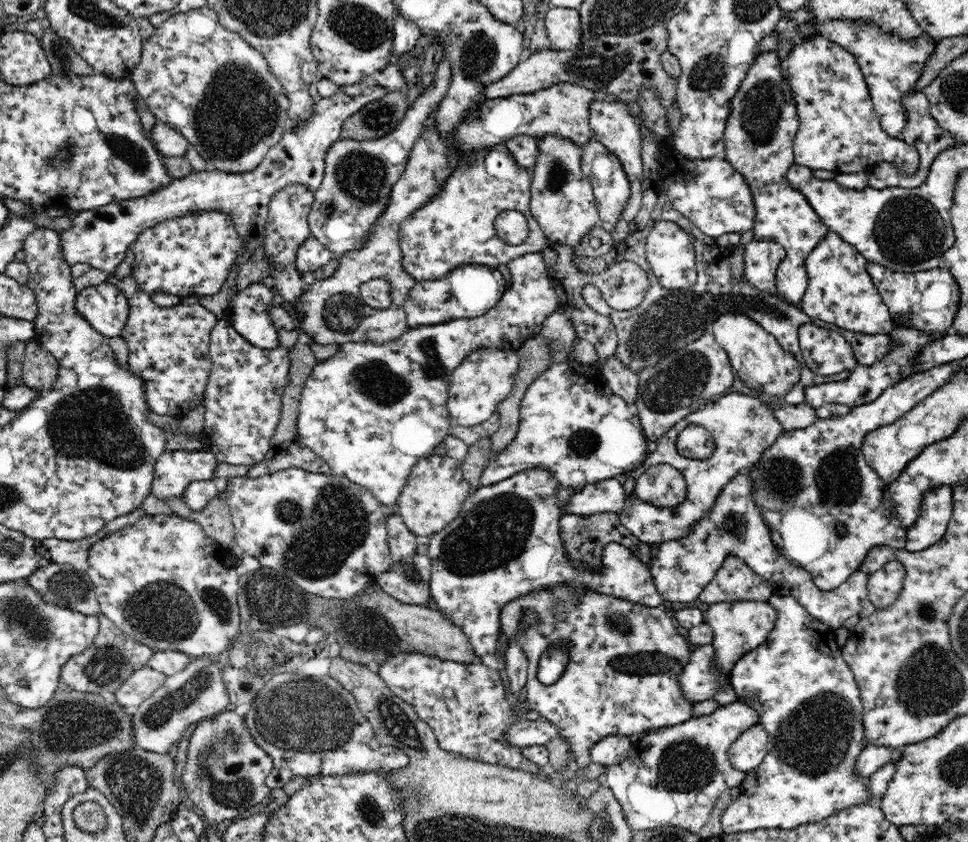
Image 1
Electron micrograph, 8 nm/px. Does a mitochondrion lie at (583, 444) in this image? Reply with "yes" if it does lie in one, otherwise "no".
yes

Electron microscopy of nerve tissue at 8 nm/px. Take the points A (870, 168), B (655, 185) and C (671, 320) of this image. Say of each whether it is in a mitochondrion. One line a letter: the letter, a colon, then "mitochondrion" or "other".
A: other
B: other
C: mitochondrion

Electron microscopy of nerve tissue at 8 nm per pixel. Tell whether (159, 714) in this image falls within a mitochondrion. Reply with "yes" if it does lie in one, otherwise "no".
yes

